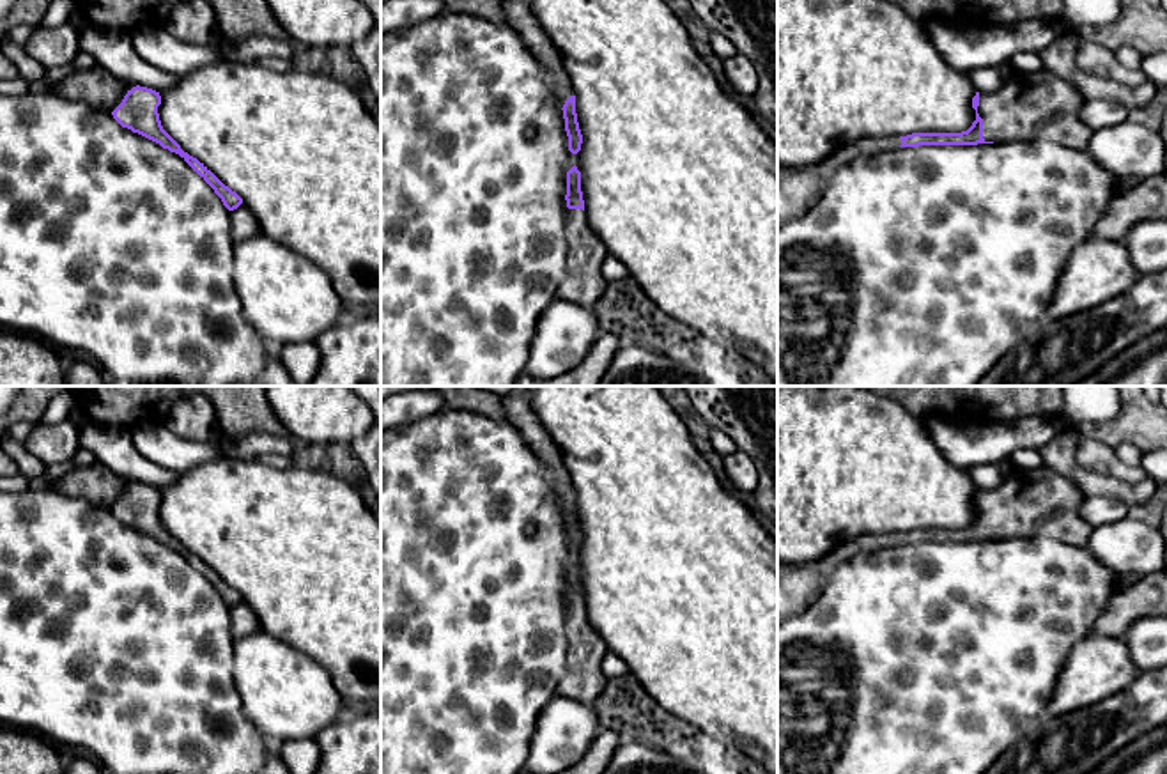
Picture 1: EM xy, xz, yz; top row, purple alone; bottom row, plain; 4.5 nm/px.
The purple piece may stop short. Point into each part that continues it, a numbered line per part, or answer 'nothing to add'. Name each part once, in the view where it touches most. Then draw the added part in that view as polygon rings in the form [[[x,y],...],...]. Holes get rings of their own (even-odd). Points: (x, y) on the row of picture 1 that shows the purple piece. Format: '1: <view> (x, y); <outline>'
1: xz (519, 15); [[[501,0],[506,21],[522,35],[531,51],[537,55],[545,73],[545,81],[563,108],[565,101],[574,96],[563,58],[556,44],[551,41],[537,16],[529,0]]]
2: yz (1043, 107); [[[1047,69],[1032,74],[1008,71],[997,90],[979,94],[978,113],[983,119],[983,138],[995,143],[1038,140],[1086,151],[1093,136],[1080,119],[1086,101],[1073,83]]]

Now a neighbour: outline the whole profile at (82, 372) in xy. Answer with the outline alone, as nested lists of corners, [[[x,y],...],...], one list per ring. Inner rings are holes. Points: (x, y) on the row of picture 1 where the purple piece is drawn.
[[[76,361],[64,372],[66,386],[108,386],[106,375],[96,363]]]

